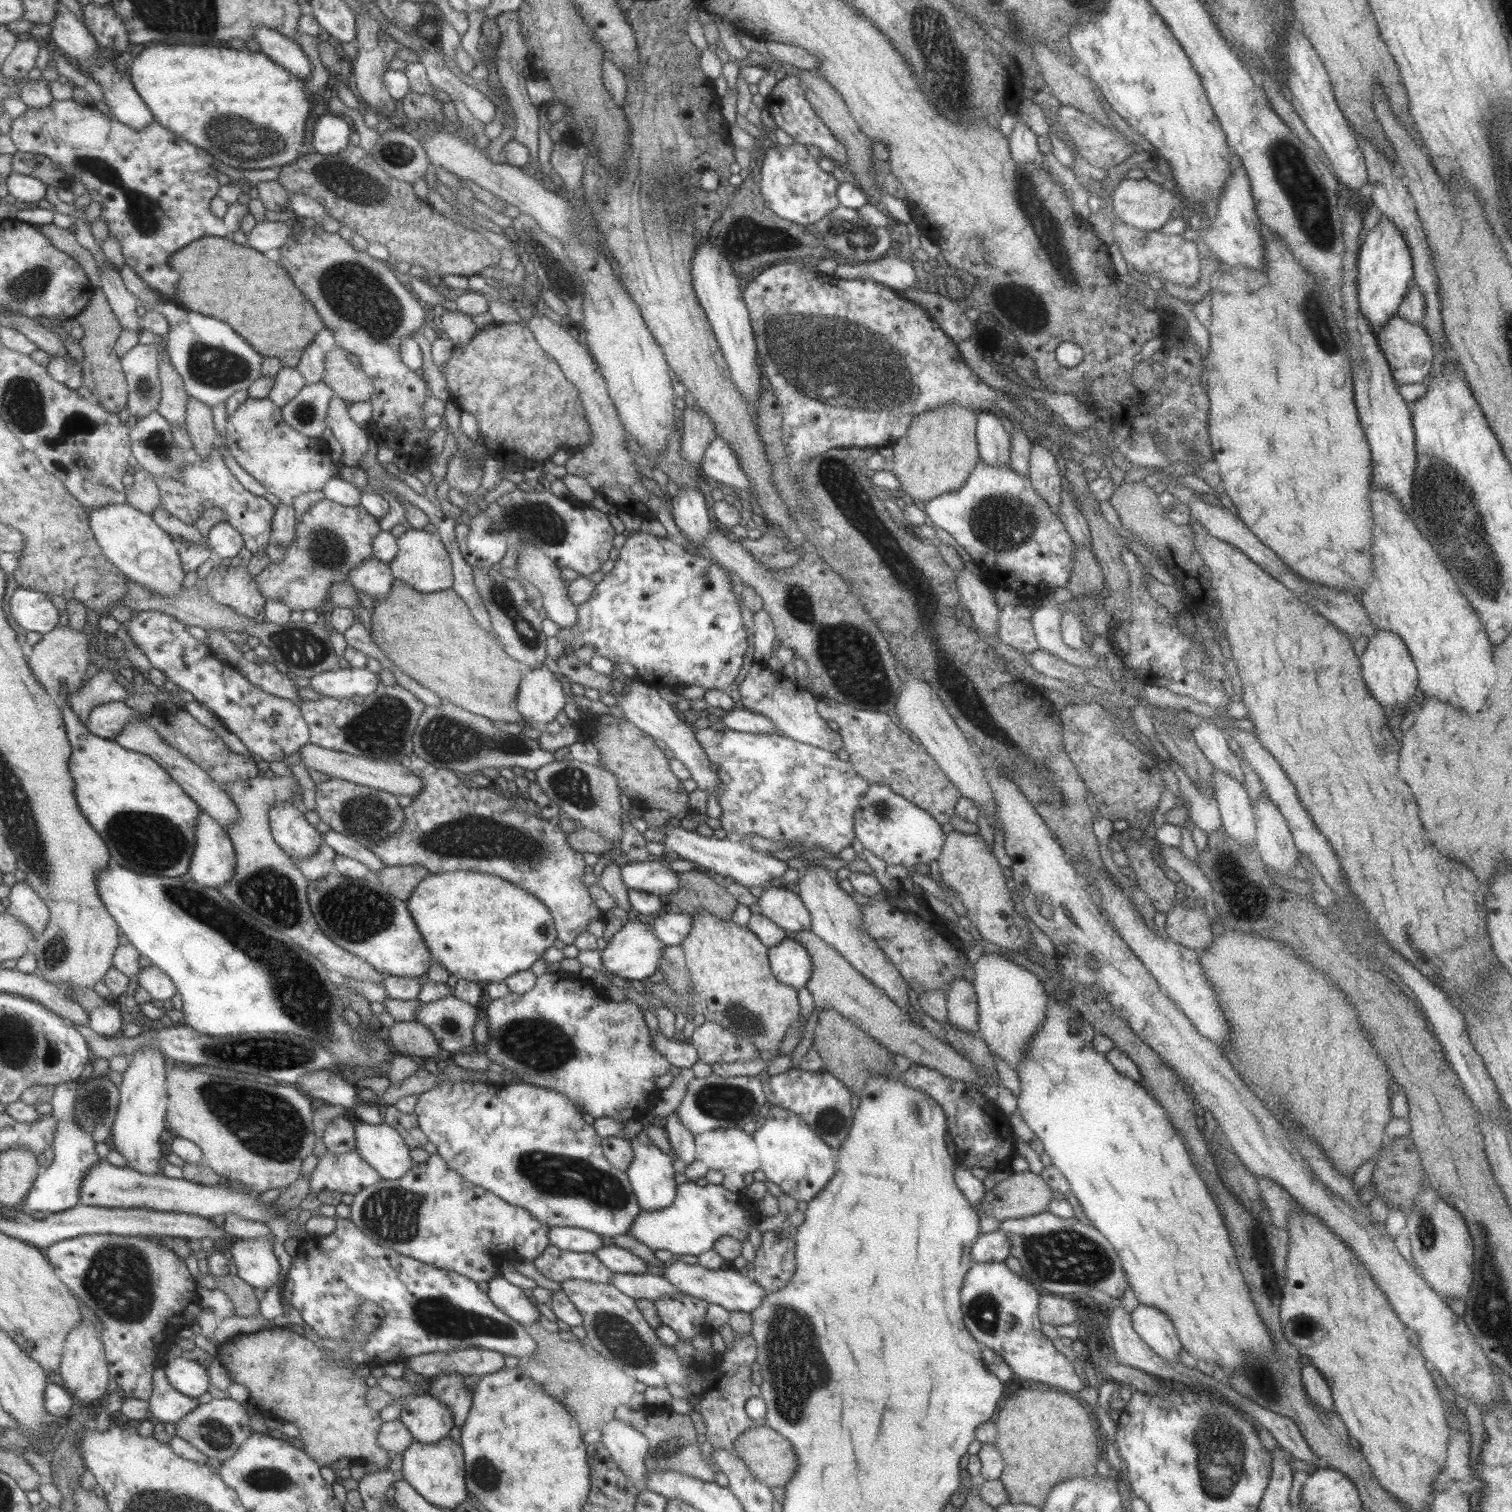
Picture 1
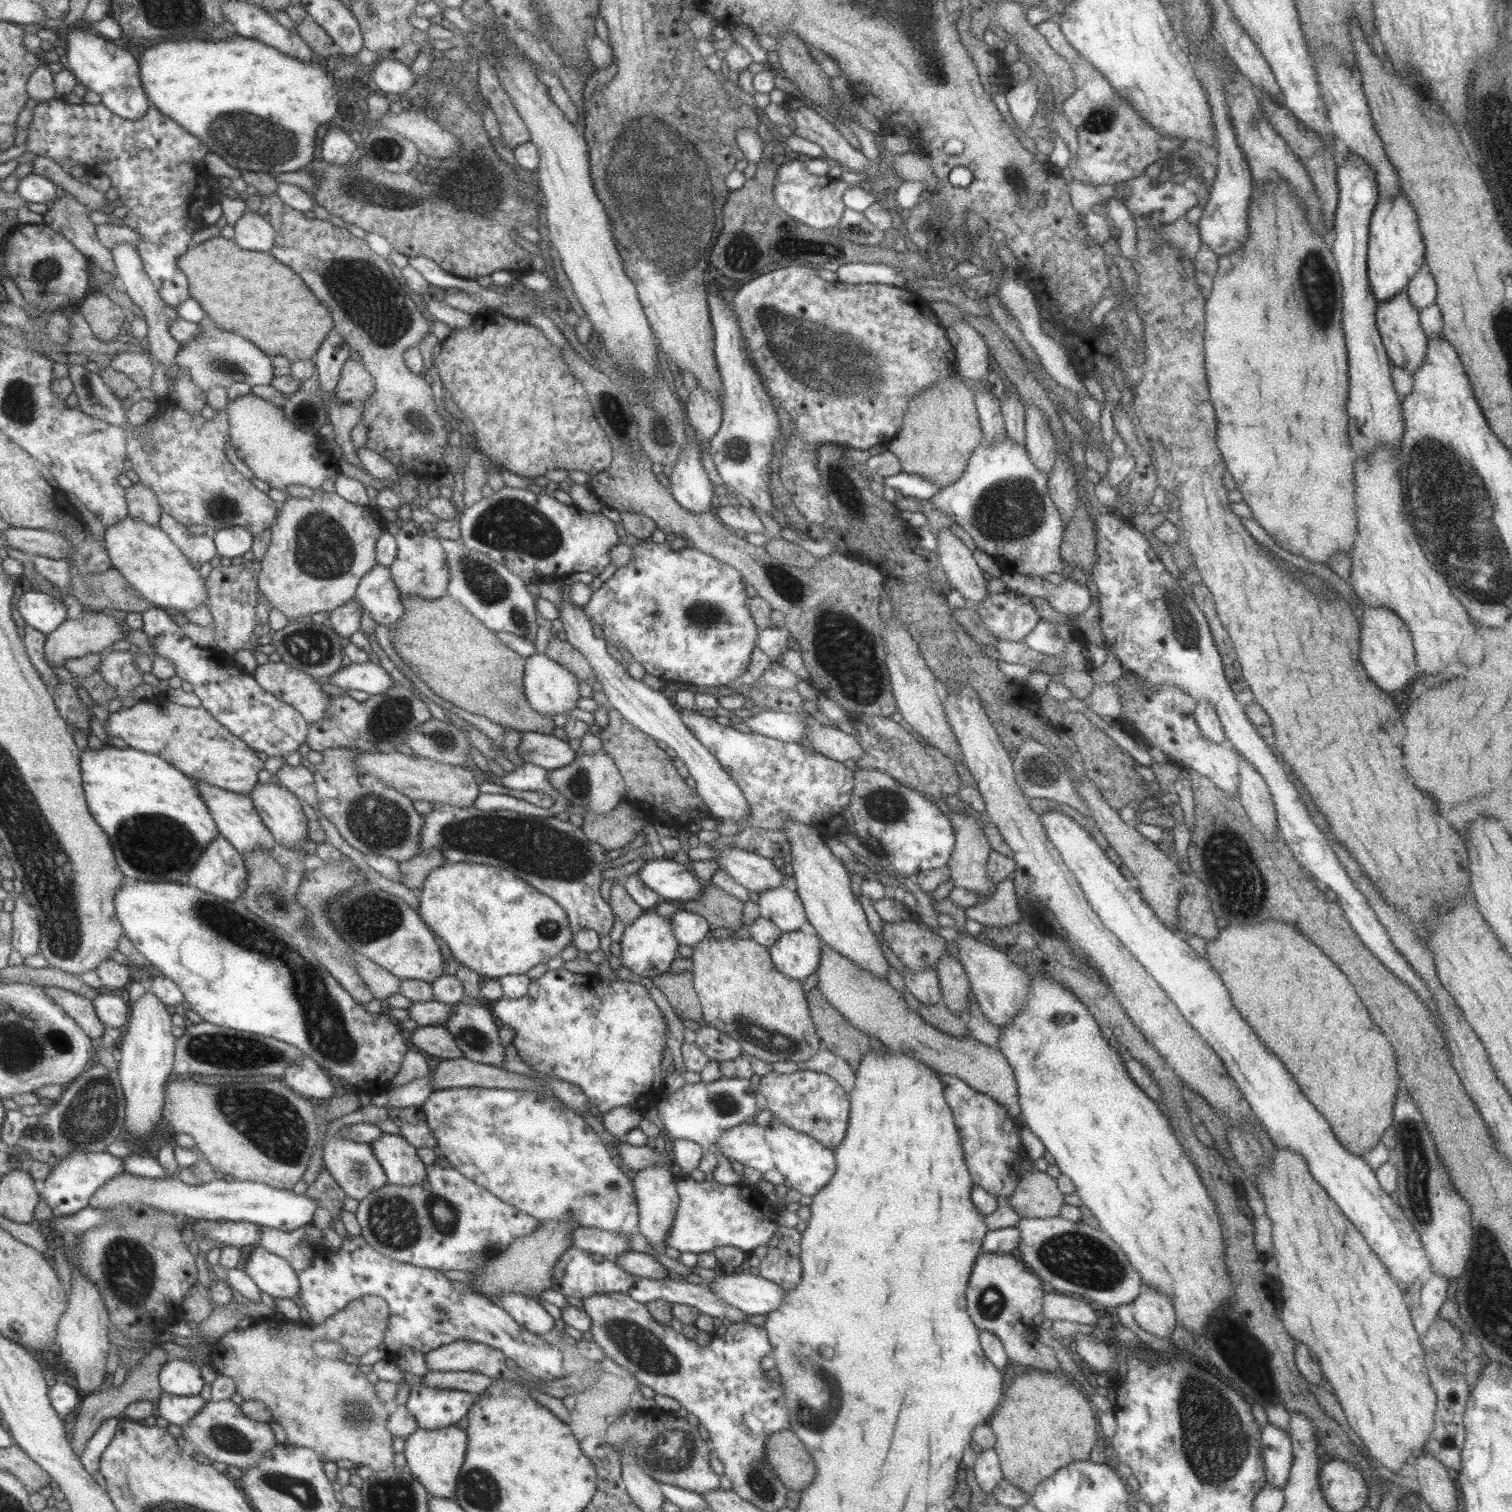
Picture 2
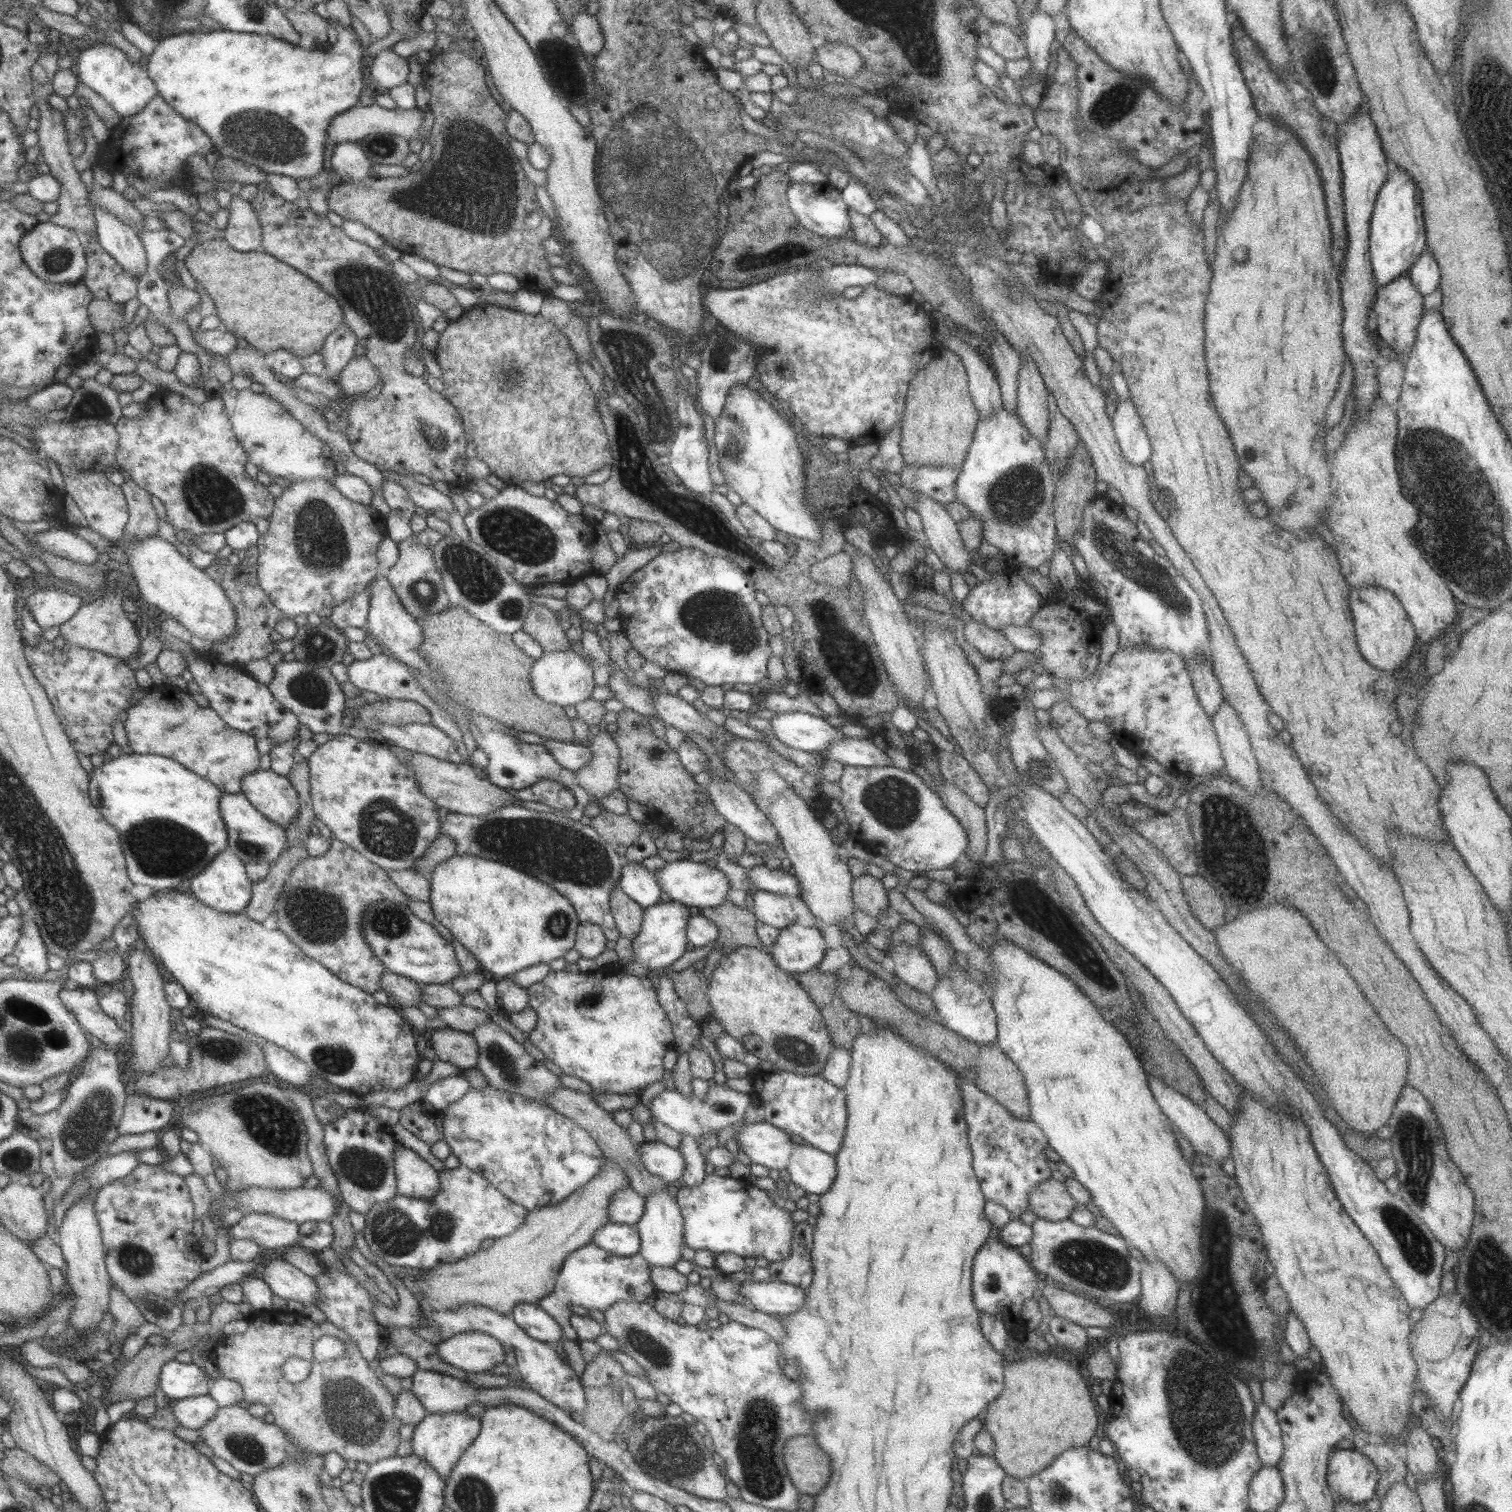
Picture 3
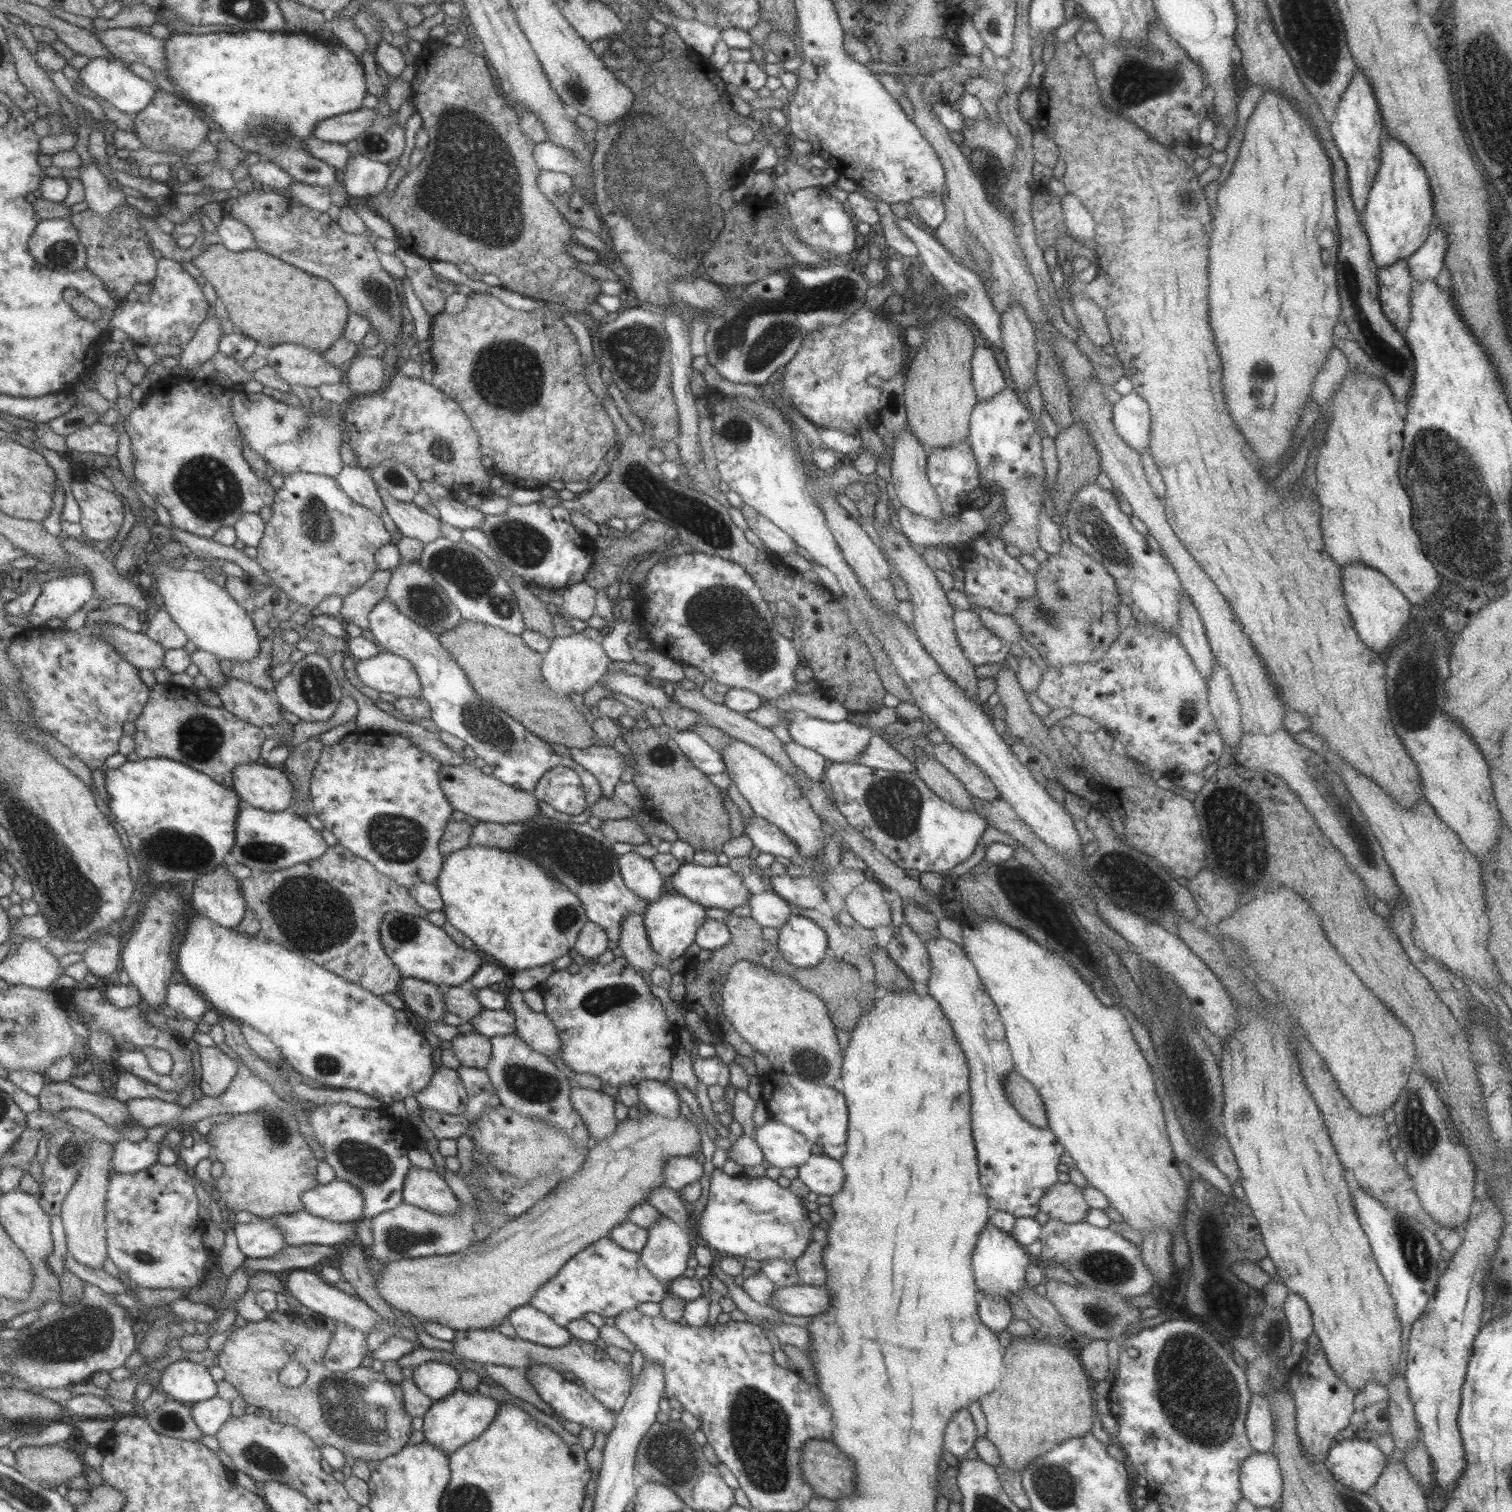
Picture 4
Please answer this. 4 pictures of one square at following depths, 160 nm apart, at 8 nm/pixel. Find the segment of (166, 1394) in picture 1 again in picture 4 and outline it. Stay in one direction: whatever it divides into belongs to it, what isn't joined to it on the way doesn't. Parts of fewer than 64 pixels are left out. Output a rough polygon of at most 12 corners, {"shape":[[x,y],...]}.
{"shape":[[219,1397],[189,1404],[190,1417],[203,1435],[214,1436],[230,1414]]}

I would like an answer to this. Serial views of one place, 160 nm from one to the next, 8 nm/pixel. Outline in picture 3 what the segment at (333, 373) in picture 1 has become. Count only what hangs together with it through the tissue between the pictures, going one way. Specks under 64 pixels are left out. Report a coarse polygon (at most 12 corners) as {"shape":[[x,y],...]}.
{"shape":[[353,356],[336,382],[358,398],[377,384],[378,371]]}

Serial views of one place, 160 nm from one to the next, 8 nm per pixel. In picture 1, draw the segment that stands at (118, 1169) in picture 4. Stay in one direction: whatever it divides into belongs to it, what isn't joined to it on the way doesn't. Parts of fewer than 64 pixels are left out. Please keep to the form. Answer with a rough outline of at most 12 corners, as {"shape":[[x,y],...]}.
{"shape":[[77,1080],[57,1084],[54,1161],[19,1206],[60,1213],[80,1203],[101,1162],[75,1112]]}

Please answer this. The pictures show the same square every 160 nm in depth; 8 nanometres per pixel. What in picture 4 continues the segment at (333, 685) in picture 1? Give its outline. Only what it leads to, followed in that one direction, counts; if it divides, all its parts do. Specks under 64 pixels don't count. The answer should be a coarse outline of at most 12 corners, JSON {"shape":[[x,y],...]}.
{"shape":[[387,651],[356,660],[363,685],[420,698],[412,664]]}

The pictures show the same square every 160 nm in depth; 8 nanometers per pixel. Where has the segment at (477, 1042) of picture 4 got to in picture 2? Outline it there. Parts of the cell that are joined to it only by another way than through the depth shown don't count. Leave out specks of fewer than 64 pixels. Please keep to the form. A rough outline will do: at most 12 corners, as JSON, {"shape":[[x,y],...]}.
{"shape":[[442,1024],[417,1025],[409,1042],[427,1057],[463,1056]]}

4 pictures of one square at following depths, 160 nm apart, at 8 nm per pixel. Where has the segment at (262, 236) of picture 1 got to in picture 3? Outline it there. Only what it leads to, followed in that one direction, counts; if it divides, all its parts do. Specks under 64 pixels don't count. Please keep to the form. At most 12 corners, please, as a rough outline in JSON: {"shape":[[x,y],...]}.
{"shape":[[231,195],[224,238],[238,251],[259,251],[262,228],[251,208]]}

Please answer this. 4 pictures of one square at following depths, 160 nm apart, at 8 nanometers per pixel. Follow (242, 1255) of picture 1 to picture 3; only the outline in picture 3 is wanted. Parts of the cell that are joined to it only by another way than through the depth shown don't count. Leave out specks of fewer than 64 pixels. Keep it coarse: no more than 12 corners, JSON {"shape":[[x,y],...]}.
{"shape":[[266,1257],[263,1282],[275,1296],[315,1302],[314,1280],[292,1264]]}

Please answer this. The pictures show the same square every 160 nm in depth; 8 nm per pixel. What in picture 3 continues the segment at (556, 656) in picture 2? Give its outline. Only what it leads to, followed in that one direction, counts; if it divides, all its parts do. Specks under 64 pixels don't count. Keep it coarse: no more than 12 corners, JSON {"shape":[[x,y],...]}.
{"shape":[[533,601],[521,630],[544,653],[570,650],[555,614]]}

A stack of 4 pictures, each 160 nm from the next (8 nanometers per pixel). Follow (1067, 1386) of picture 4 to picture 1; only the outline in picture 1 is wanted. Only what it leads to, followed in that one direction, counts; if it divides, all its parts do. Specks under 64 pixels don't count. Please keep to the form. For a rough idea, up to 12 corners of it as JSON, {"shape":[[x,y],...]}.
{"shape":[[1023,1384],[994,1421],[1010,1504],[1096,1475],[1100,1433],[1075,1395]]}

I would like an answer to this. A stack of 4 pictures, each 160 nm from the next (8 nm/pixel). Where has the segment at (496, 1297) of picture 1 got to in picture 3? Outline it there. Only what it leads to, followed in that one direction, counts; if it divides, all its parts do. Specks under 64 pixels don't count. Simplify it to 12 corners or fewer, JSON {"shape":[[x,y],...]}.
{"shape":[[537,1303],[511,1309],[515,1324],[531,1338],[555,1345],[561,1327]]}

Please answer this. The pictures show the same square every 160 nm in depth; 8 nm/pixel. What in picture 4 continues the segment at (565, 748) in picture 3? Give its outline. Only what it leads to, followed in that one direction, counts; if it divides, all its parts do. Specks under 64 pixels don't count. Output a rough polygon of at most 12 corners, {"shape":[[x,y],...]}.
{"shape":[[612,746],[568,748],[611,798],[624,764]]}

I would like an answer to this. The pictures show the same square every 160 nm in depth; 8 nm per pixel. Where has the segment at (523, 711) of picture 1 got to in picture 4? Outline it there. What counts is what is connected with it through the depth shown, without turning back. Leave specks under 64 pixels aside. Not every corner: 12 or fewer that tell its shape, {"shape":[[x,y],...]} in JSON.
{"shape":[[581,633],[556,636],[540,674],[569,697],[600,684],[611,662]]}

